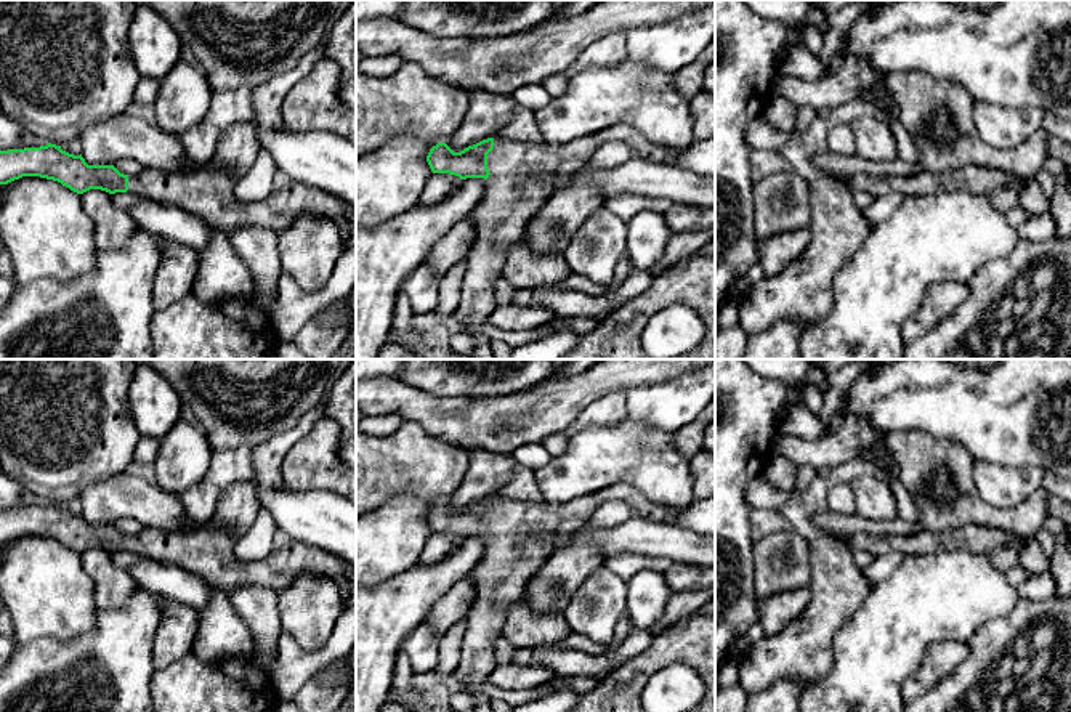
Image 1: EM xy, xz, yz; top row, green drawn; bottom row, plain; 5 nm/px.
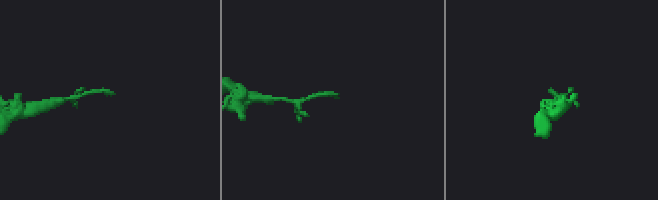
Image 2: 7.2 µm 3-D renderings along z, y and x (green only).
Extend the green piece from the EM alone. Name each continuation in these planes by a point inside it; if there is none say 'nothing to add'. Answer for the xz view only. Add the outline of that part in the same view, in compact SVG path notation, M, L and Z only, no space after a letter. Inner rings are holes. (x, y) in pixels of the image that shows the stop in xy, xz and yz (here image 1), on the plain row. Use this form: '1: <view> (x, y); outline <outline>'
1: xz (523, 534); outline M617 484L601 489L590 496L572 499L563 505L552 502L516 502L494 496L494 508L487 513L487 547L484 558L476 571L476 598L467 614L467 629L460 646L460 661L455 677L468 683L470 693L476 698L476 706L470 712L492 712L491 698L481 690L481 685L489 678L489 674L497 665L492 648L500 637L505 609L515 603L539 566L556 550L566 539L584 528L596 510L612 500L625 502L633 513L640 512L645 518L664 523L670 520L677 508L657 505L646 500L638 491L627 484Z

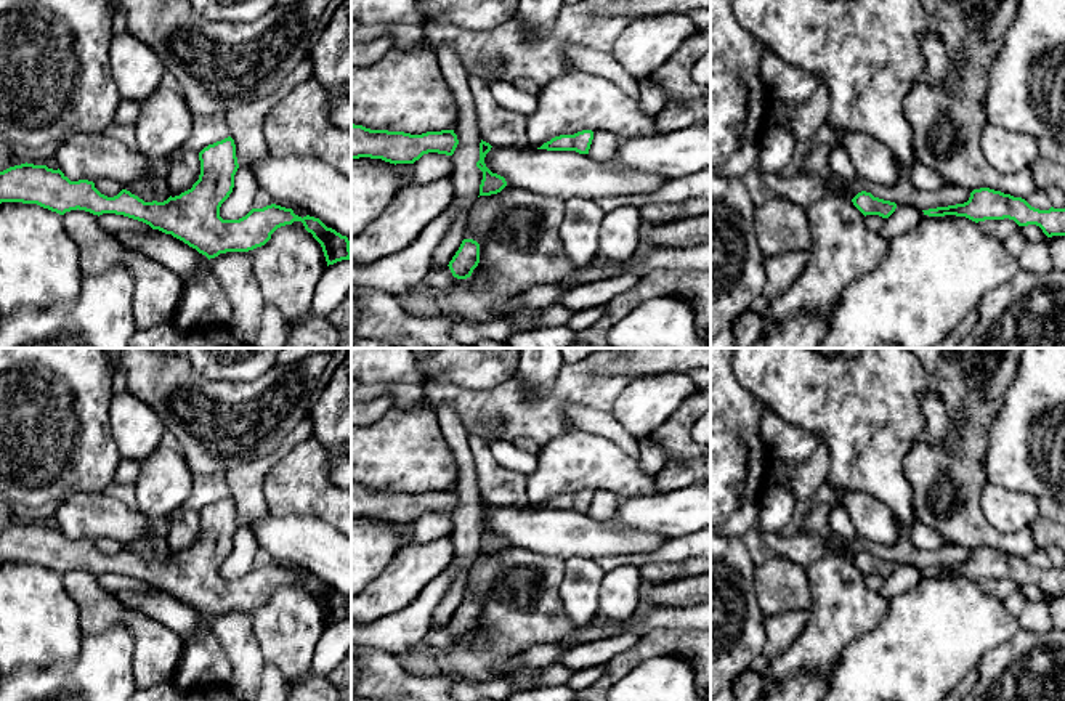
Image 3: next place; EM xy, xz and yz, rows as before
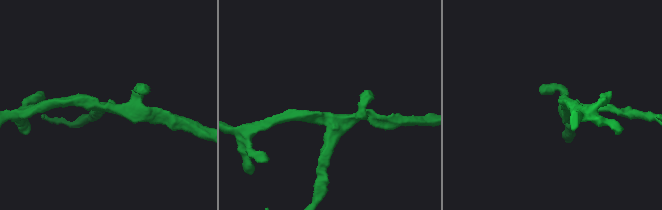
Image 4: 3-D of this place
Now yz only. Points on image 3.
nothing to add

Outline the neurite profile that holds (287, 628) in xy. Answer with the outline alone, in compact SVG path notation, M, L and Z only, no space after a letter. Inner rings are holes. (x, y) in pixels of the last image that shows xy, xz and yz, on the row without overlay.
M302 581L277 587L265 605L245 613L266 663L285 679L310 669L327 621L321 603Z

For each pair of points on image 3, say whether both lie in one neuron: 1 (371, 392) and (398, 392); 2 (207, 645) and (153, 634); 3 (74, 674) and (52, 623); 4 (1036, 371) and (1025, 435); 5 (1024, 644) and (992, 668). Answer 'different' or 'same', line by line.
1: same
2: different
3: different
4: same
5: same

